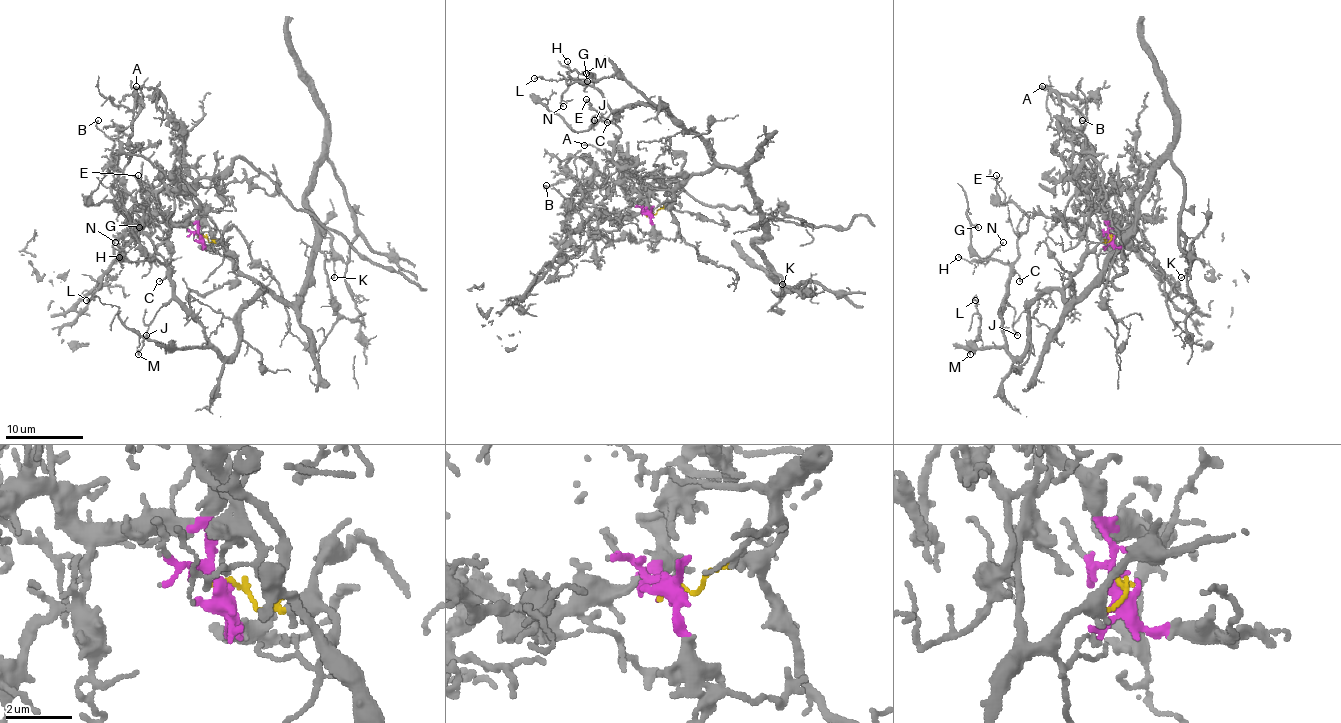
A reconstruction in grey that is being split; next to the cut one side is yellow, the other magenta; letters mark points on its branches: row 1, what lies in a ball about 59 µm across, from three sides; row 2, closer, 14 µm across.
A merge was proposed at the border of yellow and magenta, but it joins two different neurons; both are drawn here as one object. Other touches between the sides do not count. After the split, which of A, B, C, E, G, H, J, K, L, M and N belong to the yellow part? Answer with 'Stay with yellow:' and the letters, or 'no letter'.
Stay with yellow: C, E, G, H, J, K, L, M, N

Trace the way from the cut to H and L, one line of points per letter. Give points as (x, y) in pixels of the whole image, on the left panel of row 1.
H: (201, 237), (224, 243), (265, 289), (240, 314), (240, 345), (228, 357), (174, 293), (168, 268), (120, 256)
L: (201, 237), (224, 243), (265, 289), (240, 314), (240, 345), (228, 357), (143, 339), (114, 304), (87, 301)

